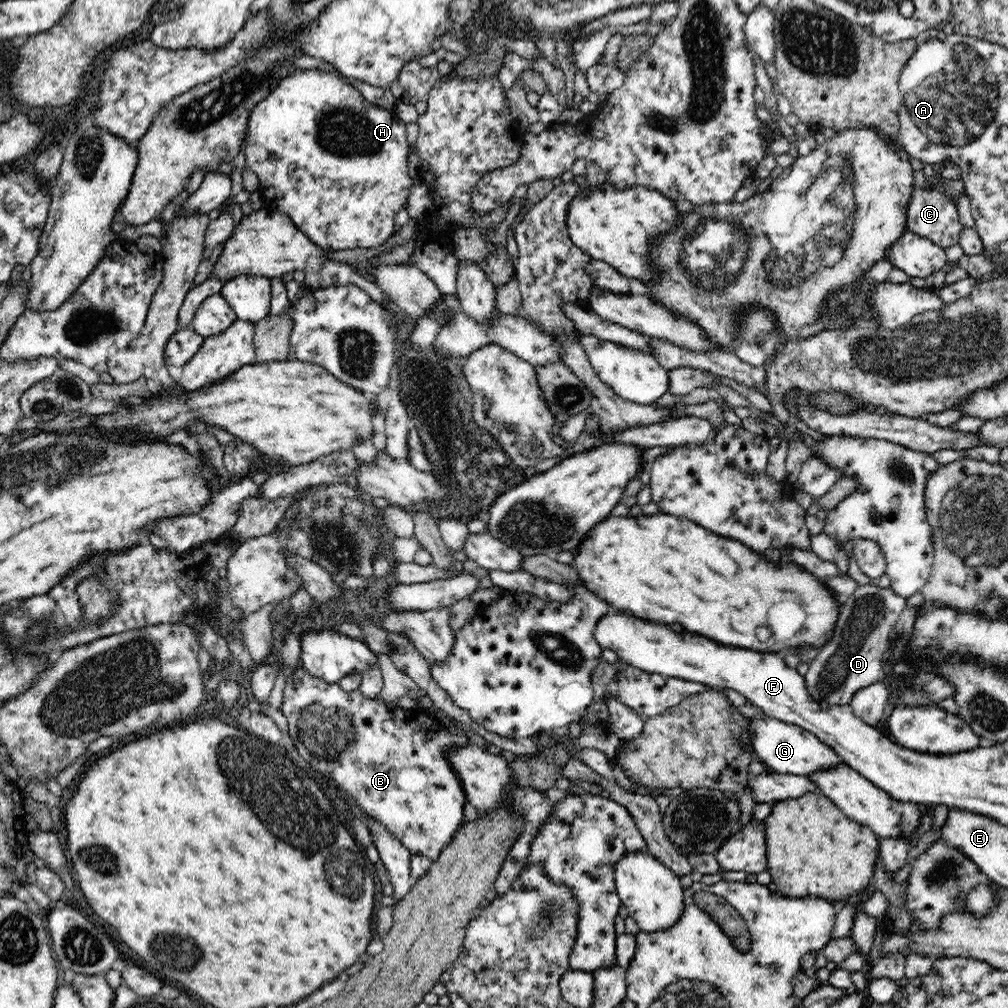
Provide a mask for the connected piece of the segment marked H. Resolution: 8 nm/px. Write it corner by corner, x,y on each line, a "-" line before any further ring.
294,69
285,76
268,93
266,99
262,99
250,111
248,117
247,135
245,136
245,163
247,169
255,172
259,178
257,191
264,200
265,210
275,210
284,213
292,219
292,223
320,249
324,251
350,250
355,248
374,248
386,243
387,239
394,234
396,213
404,208
407,197
410,194
415,180
408,175
408,155
411,149
406,139
406,129
399,117
390,110
369,103
356,87
346,83
336,73
322,71
320,69

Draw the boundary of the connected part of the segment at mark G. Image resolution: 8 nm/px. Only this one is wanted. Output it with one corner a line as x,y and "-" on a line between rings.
752,718
748,724
750,747
756,758
766,766
767,770
782,774
798,774
808,776
810,773
832,768
834,765
845,764
834,753
834,749
822,743
812,732
804,731
795,725
788,725
774,718

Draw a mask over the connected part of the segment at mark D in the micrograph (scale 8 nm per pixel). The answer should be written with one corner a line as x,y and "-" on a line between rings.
874,584
858,585
856,590
839,606
832,636
811,659
804,675
808,693
820,704
850,706
852,696
860,690
886,681
881,658
887,651
888,638
894,625
907,607
908,598
898,596
890,587
881,588

